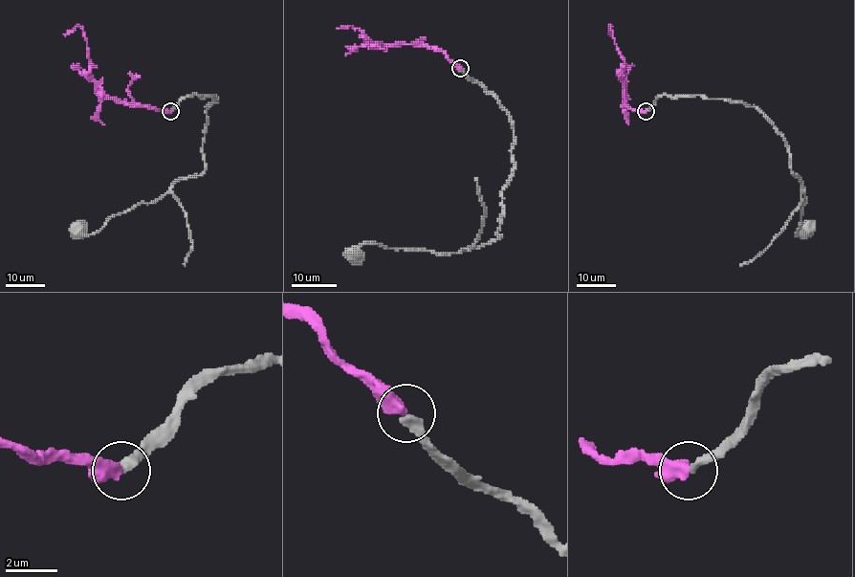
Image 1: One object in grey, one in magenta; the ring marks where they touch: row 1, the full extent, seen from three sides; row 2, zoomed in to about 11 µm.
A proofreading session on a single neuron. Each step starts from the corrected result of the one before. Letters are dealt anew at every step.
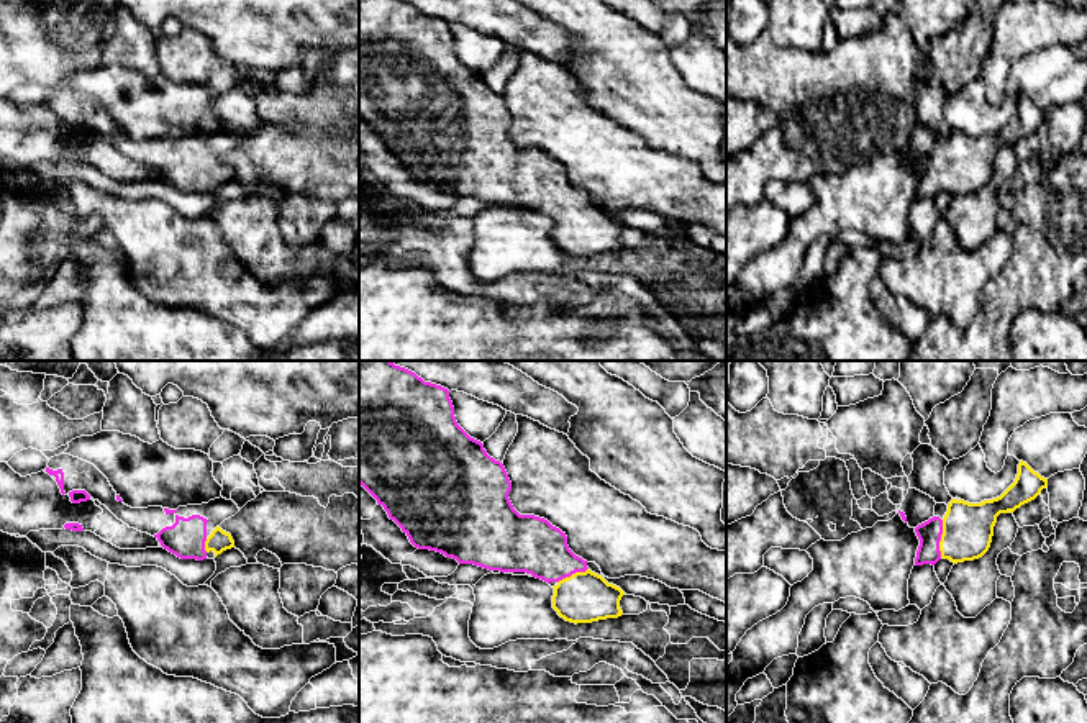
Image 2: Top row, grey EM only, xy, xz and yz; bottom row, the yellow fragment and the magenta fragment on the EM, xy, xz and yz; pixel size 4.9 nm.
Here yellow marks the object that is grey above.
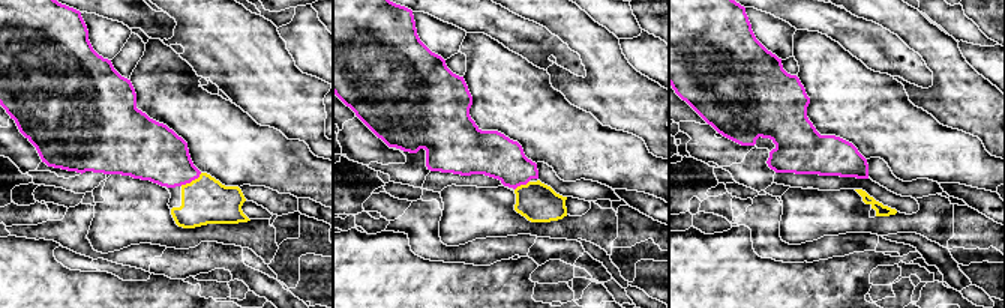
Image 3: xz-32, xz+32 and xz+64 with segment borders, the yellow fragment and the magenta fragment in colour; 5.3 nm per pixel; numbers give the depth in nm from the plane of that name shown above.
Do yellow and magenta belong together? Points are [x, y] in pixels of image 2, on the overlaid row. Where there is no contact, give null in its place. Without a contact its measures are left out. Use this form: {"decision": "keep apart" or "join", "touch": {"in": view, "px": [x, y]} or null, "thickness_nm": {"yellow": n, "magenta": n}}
{"decision": "join", "touch": {"in": "yz", "px": [941, 538]}, "thickness_nm": {"yellow": 260, "magenta": 120}}

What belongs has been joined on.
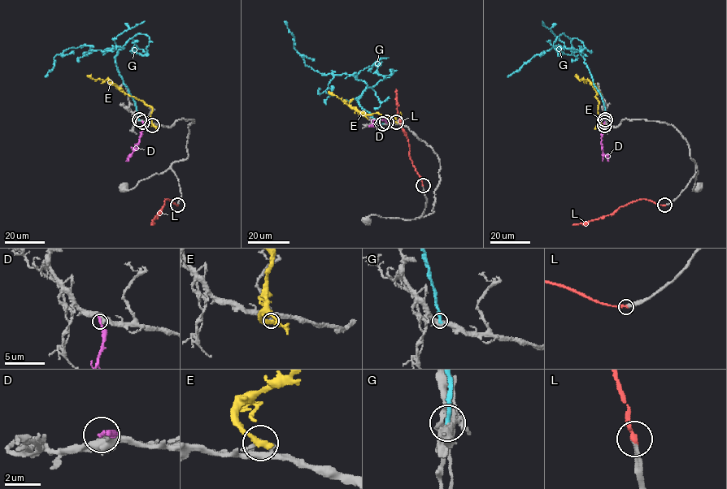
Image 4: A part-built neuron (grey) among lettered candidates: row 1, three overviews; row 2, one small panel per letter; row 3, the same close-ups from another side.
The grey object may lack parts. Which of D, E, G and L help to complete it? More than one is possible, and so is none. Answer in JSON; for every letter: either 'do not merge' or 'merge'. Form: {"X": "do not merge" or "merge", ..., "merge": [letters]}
{"D": "do not merge", "E": "do not merge", "G": "do not merge", "L": "merge", "merge": ["L"]}

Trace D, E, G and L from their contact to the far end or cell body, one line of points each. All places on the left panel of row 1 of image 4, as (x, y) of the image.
D: (142, 122), (143, 129), (137, 148), (126, 161)
E: (152, 125), (150, 124), (152, 111), (150, 106), (124, 93), (106, 80), (94, 80), (86, 75)
G: (139, 119), (115, 62), (121, 46), (67, 49), (54, 58), (45, 76)
L: (177, 205), (167, 199), (152, 225)

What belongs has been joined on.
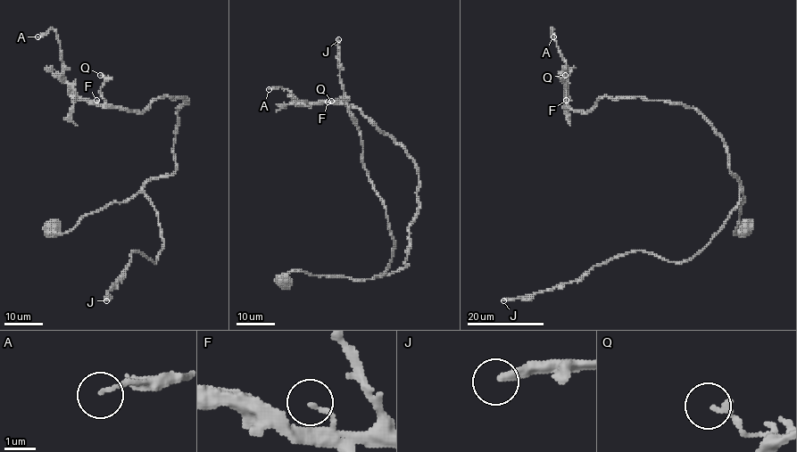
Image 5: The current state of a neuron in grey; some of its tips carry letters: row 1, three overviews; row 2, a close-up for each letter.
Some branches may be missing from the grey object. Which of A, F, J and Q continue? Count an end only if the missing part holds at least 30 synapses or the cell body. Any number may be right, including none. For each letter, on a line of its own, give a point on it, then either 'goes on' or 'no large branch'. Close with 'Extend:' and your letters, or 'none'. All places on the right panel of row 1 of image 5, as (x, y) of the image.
A: at (553, 36); no large branch
F: at (566, 100); no large branch
J: at (503, 300); goes on
Q: at (565, 75); no large branch
Extend: J

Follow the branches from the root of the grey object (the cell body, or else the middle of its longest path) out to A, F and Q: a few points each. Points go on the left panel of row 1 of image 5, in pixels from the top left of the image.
A: (52, 227), (68, 233), (173, 174), (187, 98), (141, 111), (89, 102), (64, 77), (56, 34), (37, 36)
F: (52, 227), (68, 233), (86, 215), (174, 173), (178, 108), (186, 97), (159, 97), (141, 111), (96, 100)
Q: (52, 227), (68, 233), (175, 170), (187, 98), (128, 111), (106, 103), (100, 75)

